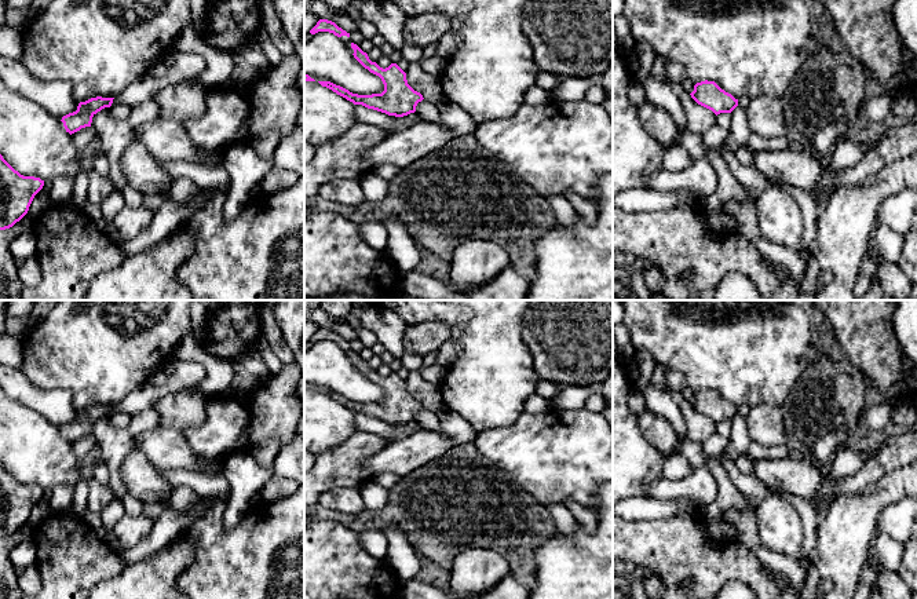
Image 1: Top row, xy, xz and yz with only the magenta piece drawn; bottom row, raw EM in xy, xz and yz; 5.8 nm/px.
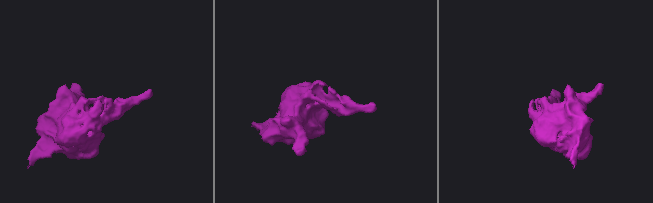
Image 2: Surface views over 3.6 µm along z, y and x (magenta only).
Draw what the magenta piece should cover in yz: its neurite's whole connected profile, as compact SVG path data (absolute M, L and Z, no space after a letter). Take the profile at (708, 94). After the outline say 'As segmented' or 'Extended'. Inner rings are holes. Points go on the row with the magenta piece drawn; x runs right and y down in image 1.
M715 81L697 83L690 95L698 105L712 110L716 116L731 113L738 106L738 99L721 90Z. As segmented

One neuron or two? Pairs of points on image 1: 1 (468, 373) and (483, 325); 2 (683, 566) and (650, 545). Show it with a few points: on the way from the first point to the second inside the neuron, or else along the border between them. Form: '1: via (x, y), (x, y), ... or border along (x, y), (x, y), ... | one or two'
1: via (481, 361), (483, 358), (483, 338) | one
2: via (675, 558), (664, 547), (658, 547) | one

